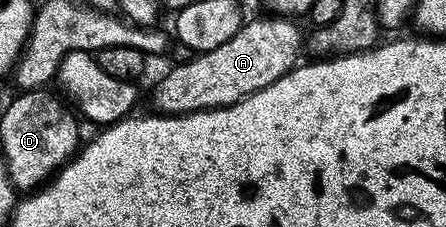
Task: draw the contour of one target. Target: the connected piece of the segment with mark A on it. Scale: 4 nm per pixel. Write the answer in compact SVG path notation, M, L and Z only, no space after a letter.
M264 17L242 22L241 28L236 31L223 45L213 51L194 54L191 61L170 66L169 76L157 83L153 91L153 103L162 115L186 115L192 111L207 111L210 107L229 107L233 103L243 101L259 89L279 81L287 72L298 66L297 54L303 51L303 35L297 28L298 24L291 19L280 17Z

